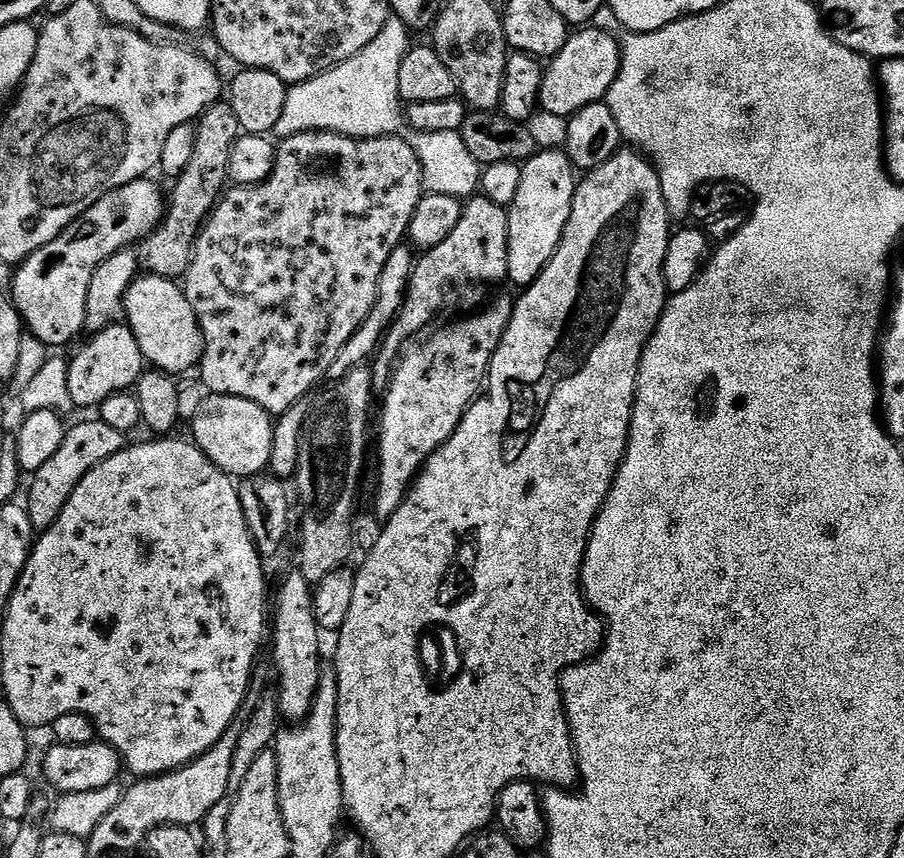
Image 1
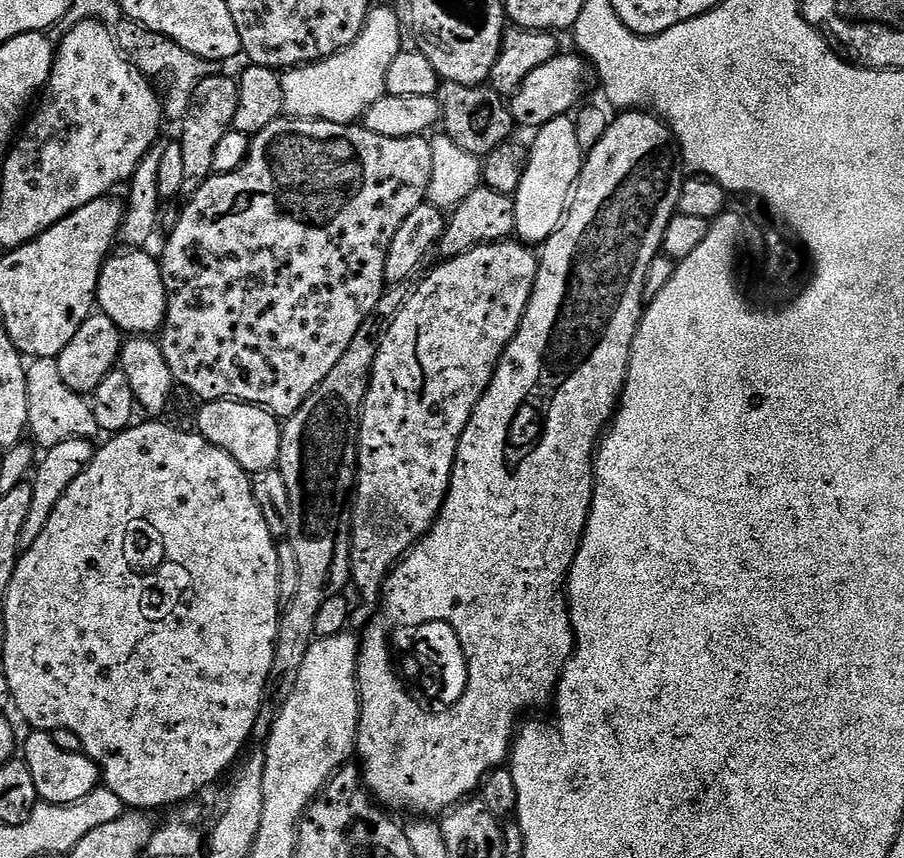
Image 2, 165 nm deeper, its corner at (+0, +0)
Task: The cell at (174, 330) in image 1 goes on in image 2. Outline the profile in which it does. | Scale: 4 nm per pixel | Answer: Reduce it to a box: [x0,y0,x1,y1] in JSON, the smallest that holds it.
[96,250,168,336]

